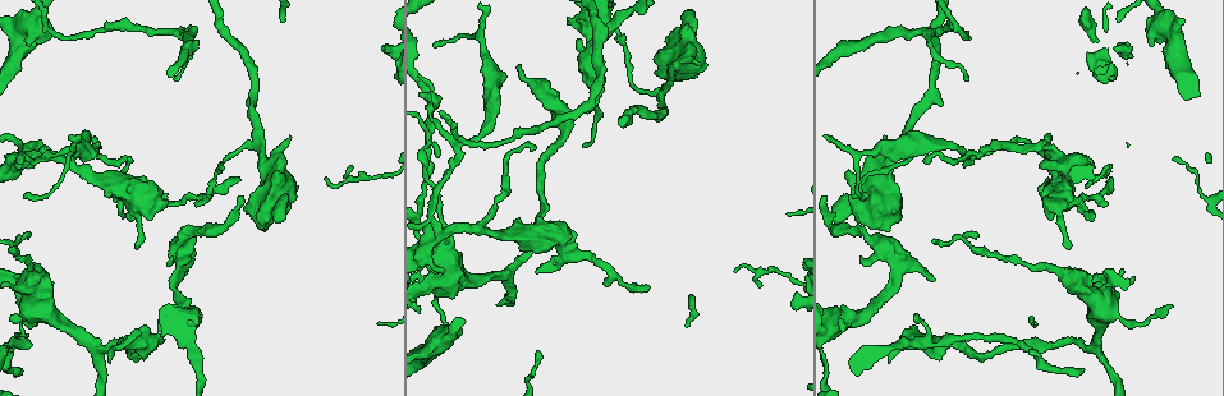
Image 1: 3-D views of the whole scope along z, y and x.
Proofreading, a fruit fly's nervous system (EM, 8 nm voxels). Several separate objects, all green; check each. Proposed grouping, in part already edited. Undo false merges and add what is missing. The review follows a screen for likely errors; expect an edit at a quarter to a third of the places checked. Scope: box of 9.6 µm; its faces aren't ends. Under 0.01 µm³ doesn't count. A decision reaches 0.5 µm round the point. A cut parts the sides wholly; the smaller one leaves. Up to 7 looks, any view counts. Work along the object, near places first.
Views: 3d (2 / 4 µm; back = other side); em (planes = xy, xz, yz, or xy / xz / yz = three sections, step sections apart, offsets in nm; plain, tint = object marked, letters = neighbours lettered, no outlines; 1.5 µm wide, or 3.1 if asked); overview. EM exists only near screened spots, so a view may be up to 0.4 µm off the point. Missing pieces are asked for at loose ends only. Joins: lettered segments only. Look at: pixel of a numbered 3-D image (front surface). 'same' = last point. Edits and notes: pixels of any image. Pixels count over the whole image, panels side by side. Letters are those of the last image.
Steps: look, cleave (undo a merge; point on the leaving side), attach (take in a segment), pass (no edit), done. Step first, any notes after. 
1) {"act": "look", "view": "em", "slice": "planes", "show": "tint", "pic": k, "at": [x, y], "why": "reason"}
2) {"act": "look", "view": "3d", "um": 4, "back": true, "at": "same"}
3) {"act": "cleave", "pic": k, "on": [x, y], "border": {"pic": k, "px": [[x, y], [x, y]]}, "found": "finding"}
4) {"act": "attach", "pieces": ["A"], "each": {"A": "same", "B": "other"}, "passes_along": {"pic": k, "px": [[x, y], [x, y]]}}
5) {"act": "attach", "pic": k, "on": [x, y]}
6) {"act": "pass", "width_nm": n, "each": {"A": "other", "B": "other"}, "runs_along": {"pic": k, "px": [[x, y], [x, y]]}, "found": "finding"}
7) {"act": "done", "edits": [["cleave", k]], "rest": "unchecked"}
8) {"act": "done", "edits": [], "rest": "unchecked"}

{"act": "look", "view": "em", "slice": "xy", "step": 4, "show": "plain", "pic": 1, "at": [935, 279], "why": "tapers out"}

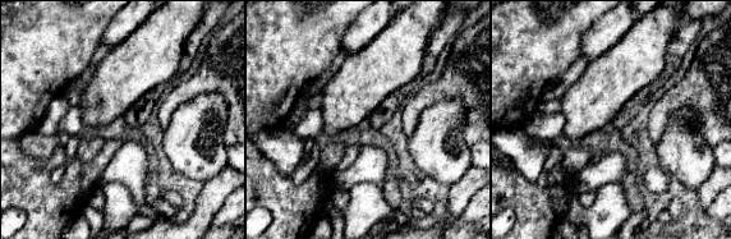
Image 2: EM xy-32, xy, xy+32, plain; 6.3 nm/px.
{"act": "look", "view": "em", "slice": "xy", "step": 4, "show": "letters", "at": "same", "why": "what lies round it"}

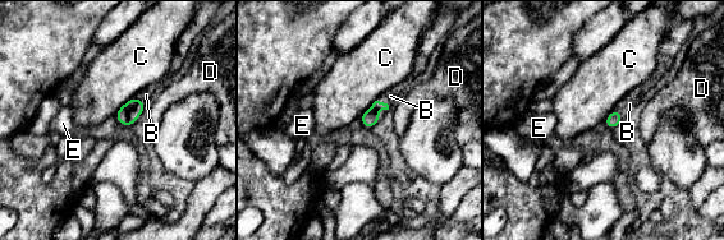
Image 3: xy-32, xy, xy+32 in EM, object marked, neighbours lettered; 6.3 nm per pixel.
{"act": "attach", "pieces": ["B"], "width_nm": 90, "each": {"B": "same", "C": "other", "D": "other", "E": "other"}, "passes_along": {"pic": 3, "px": [[370, 118], [386, 109], [390, 96]]}, "found": "the cell continues"}

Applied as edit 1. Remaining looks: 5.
{"act": "look", "view": "em", "slice": "xy", "step": 8, "show": "tint", "pic": 1, "at": [977, 154], "why": "sharp bend"}

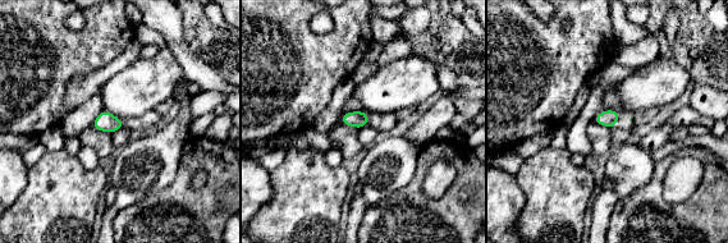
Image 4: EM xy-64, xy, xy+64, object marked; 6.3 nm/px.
{"act": "look", "view": "em", "slice": "planes", "show": "letters", "at": "same", "why": "cut it another way"}

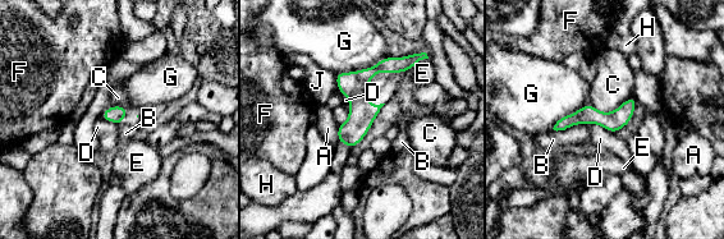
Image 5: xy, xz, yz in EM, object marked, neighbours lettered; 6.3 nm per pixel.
{"act": "pass", "longest_contact_nm": ["G", 360], "each": {"A": "other", "B": "other", "C": "other", "D": "other", "E": "other", "F": "other", "G": "other", "H": "other", "J": "other"}, "border": {"pic": 5, "px": [[632, 95], [612, 111], [590, 104]]}, "found": "all the same cell"}

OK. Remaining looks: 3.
{"act": "look", "view": "3d", "um": 4, "pic": 1, "at": [21, 373], "why": "long arm stops here"}

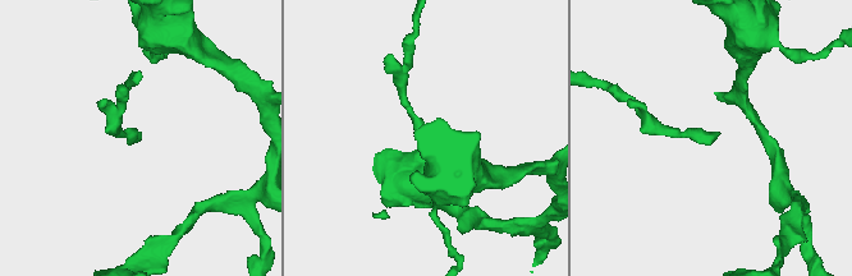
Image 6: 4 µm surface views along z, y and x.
{"act": "look", "view": "em", "slice": "xz", "step": 8, "show": "tint", "pic": 6, "at": [720, 133]}

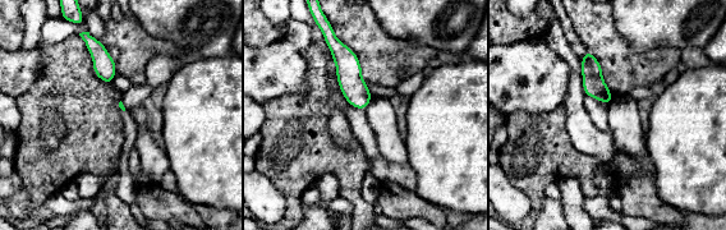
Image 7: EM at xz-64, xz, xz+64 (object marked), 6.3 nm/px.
{"act": "look", "view": "em", "slice": "xz", "step": 8, "show": "letters", "at": "same", "why": "what lies round it"}

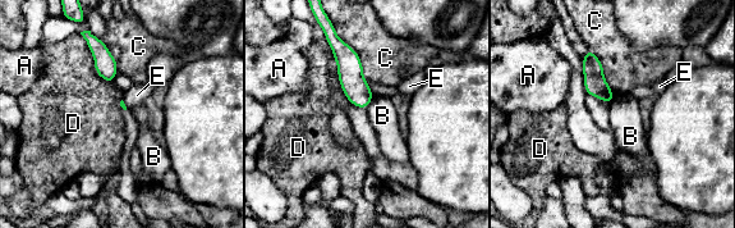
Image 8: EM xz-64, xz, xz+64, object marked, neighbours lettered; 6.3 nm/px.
{"act": "pass", "each": {"A": "other", "B": "other", "C": "other", "D": "other", "E": "other"}, "runs_along": {"pic": 8, "px": [[338, 42], [364, 104]]}, "found": "none of them fits"}

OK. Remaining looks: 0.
{"act": "done", "edits": [["attach", 3]], "rest": "unchecked"}

